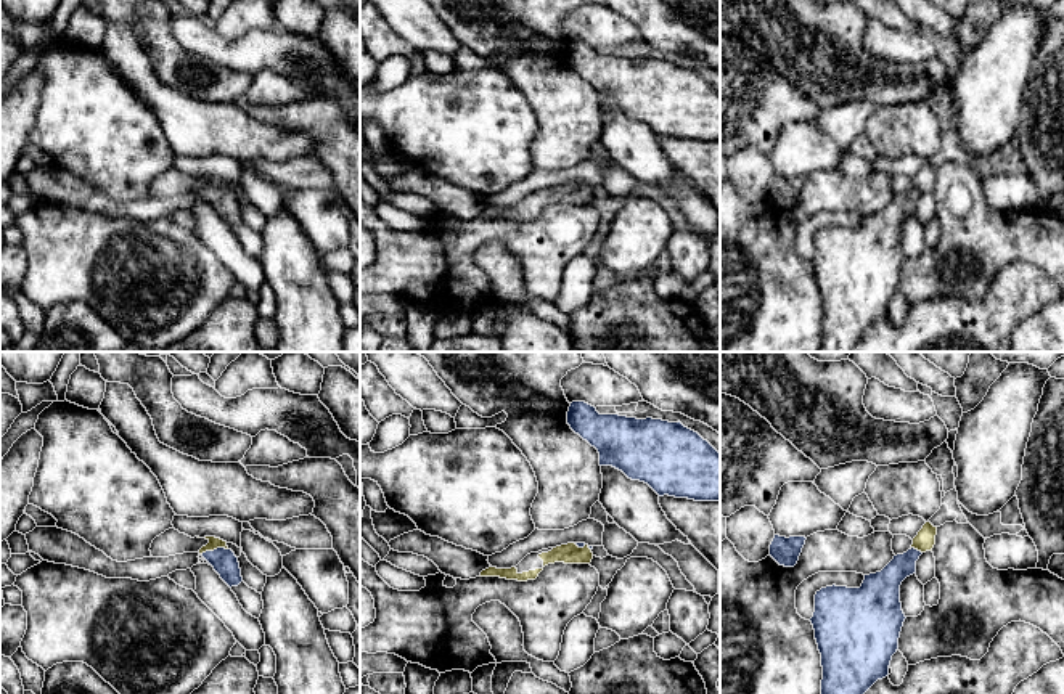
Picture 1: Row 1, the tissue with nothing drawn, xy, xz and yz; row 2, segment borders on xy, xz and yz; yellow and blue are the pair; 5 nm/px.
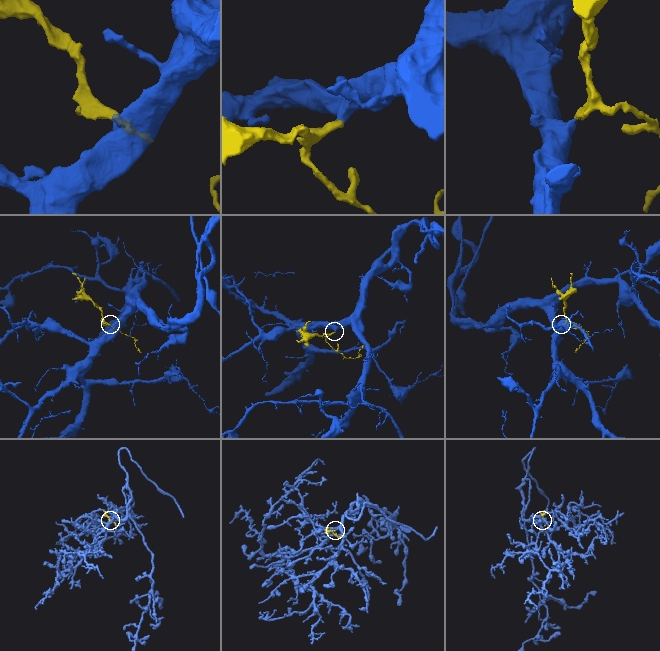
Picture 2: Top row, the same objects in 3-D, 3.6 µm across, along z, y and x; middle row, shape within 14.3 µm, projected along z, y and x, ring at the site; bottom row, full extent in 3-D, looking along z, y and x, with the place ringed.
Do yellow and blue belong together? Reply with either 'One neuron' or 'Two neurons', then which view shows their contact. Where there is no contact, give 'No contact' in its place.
One neuron. Touches yellow in xy

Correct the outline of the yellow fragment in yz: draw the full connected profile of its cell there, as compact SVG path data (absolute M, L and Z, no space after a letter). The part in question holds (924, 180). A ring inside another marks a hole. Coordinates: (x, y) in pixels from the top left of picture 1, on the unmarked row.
M926 162L913 178L911 188L876 214L865 215L860 228L826 227L815 235L810 259L821 294L821 352L855 352L858 341L878 321L889 315L892 296L905 262L900 243L902 222L916 214L916 201L935 185L937 167Z

